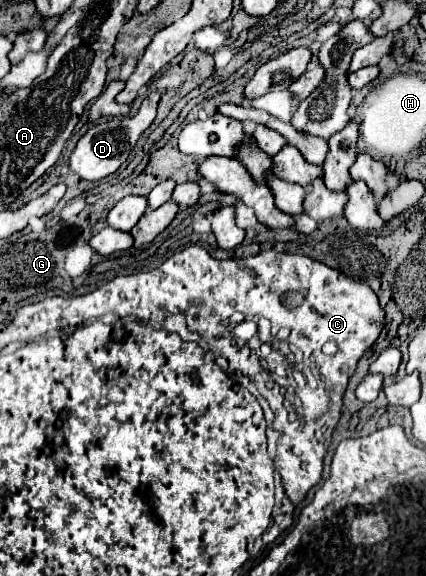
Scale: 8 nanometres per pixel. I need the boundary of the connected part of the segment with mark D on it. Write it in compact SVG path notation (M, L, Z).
M152 92L150 96L144 98L140 110L136 112L136 116L122 116L122 118L112 118L106 122L98 122L94 124L76 144L72 156L70 156L70 172L78 174L82 180L102 180L108 174L114 174L130 156L136 140L140 138L140 134L152 124L154 116L156 116L156 106L160 100L160 92Z

